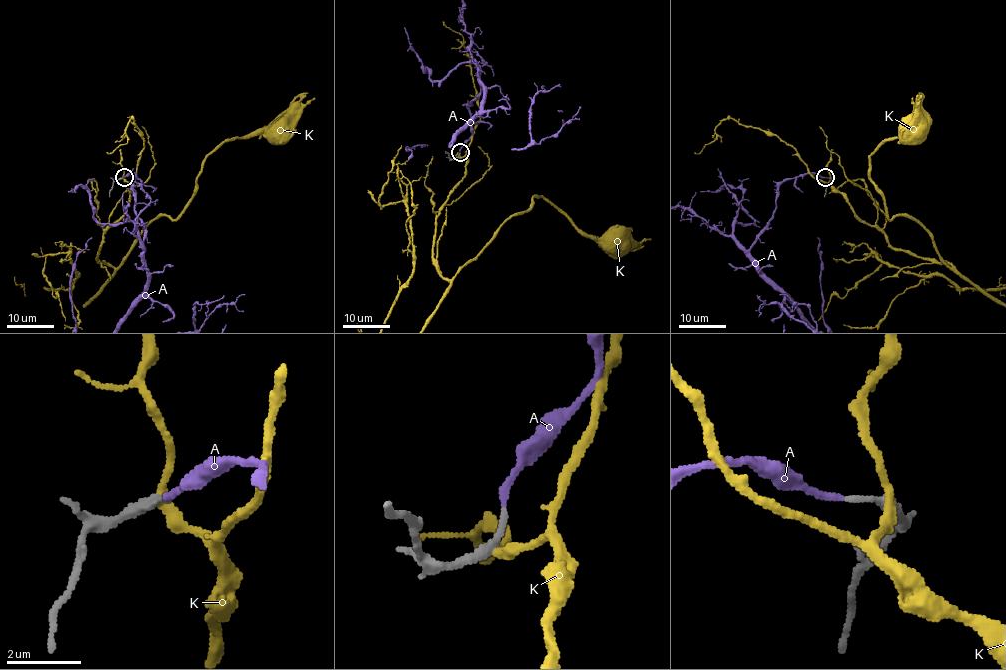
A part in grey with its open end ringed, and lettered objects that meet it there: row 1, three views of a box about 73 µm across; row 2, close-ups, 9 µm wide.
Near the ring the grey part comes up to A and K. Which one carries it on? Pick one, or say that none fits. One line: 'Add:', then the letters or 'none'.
Add: A

